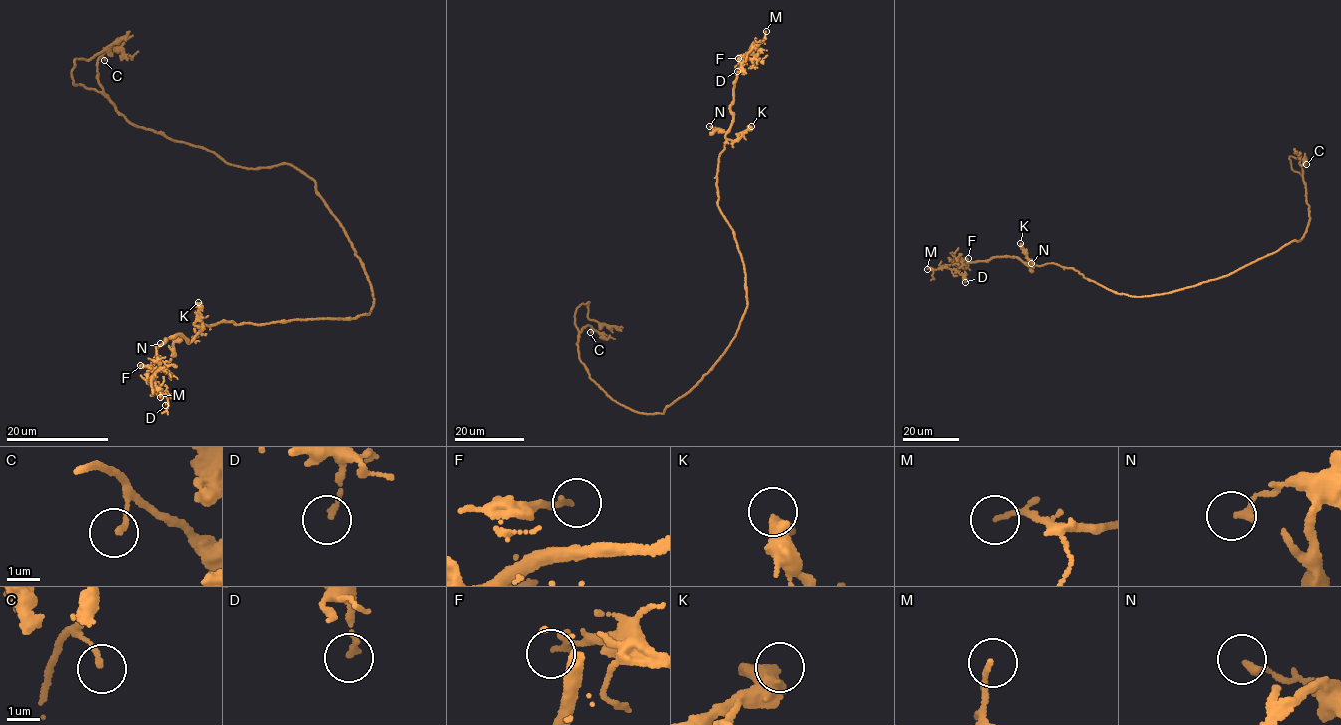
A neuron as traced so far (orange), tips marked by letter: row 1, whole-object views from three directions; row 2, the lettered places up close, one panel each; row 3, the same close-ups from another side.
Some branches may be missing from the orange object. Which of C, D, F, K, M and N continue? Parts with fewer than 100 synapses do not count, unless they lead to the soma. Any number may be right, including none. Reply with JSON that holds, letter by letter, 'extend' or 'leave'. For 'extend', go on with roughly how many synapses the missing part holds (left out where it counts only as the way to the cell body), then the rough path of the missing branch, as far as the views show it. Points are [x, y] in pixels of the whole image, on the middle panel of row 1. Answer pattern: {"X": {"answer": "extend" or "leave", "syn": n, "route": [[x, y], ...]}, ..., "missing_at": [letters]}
{"C": {"answer": "leave"}, "D": {"answer": "leave"}, "F": {"answer": "leave"}, "K": {"answer": "leave"}, "M": {"answer": "leave"}, "N": {"answer": "leave"}, "missing_at": []}

